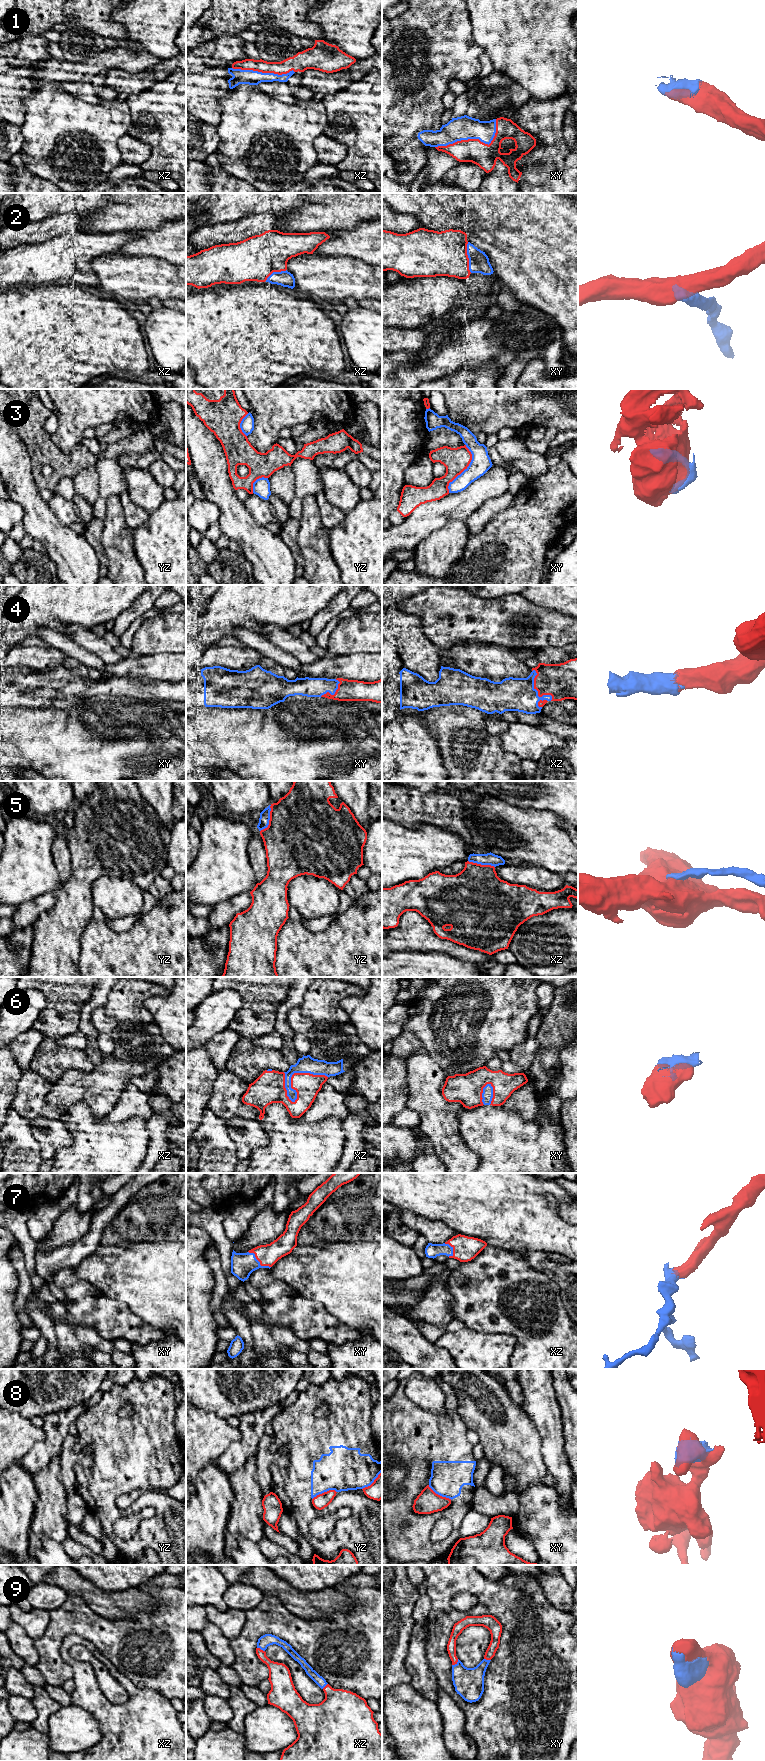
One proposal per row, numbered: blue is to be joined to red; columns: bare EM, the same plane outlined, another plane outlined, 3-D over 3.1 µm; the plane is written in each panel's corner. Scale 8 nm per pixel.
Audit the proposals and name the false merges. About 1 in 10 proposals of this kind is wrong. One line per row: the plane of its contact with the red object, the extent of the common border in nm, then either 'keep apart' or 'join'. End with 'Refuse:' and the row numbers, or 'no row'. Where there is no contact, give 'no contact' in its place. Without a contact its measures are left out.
1: xy | 550 nm | join
2: xy | 260 nm | join
3: xy | 420 nm | keep apart
4: xz | 300 nm | join
5: yz | 240 nm | keep apart
6: xz | 360 nm | join
7: xy | 220 nm | join
8: yz | 220 nm | keep apart
9: xy | 80 nm | join
Refuse: 3, 5, 8

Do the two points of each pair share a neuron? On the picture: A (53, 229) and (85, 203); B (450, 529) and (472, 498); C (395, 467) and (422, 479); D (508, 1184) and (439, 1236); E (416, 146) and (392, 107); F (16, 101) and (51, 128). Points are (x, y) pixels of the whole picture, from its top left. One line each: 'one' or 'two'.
A: two
B: two
C: two
D: two
E: two
F: two

